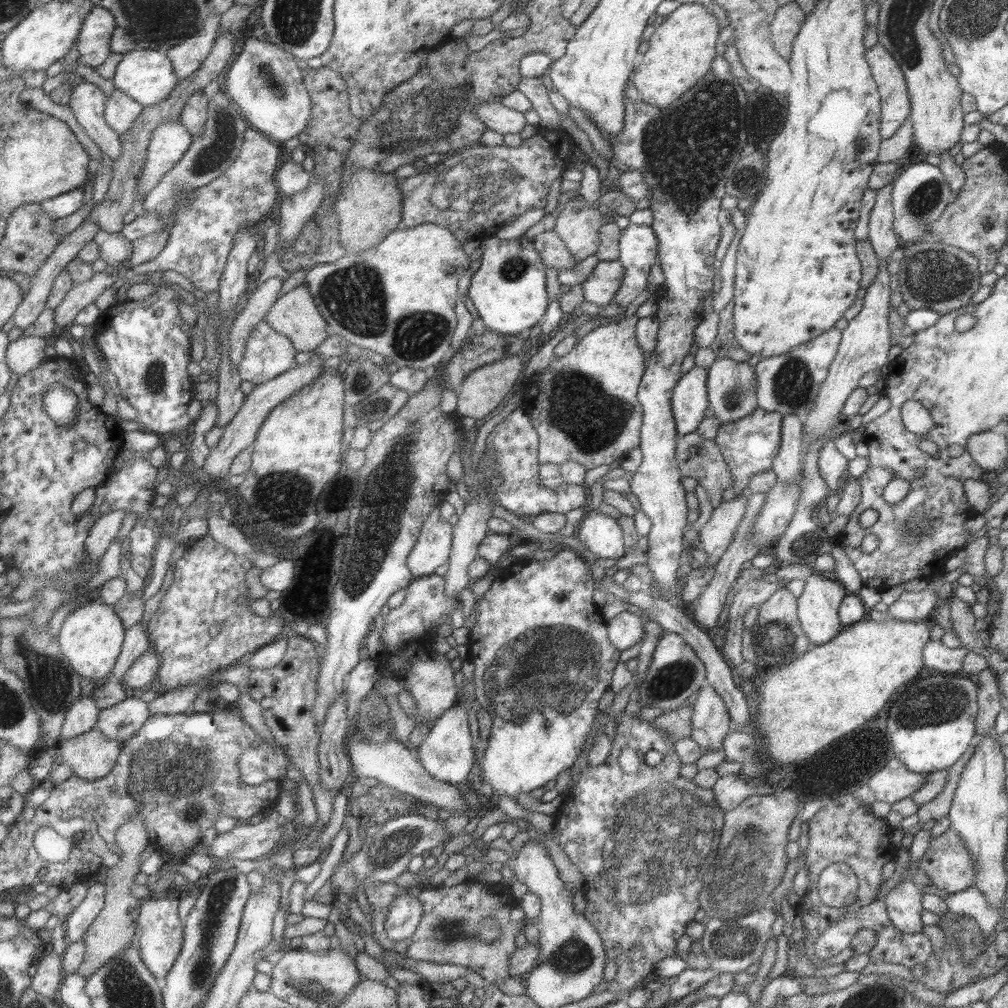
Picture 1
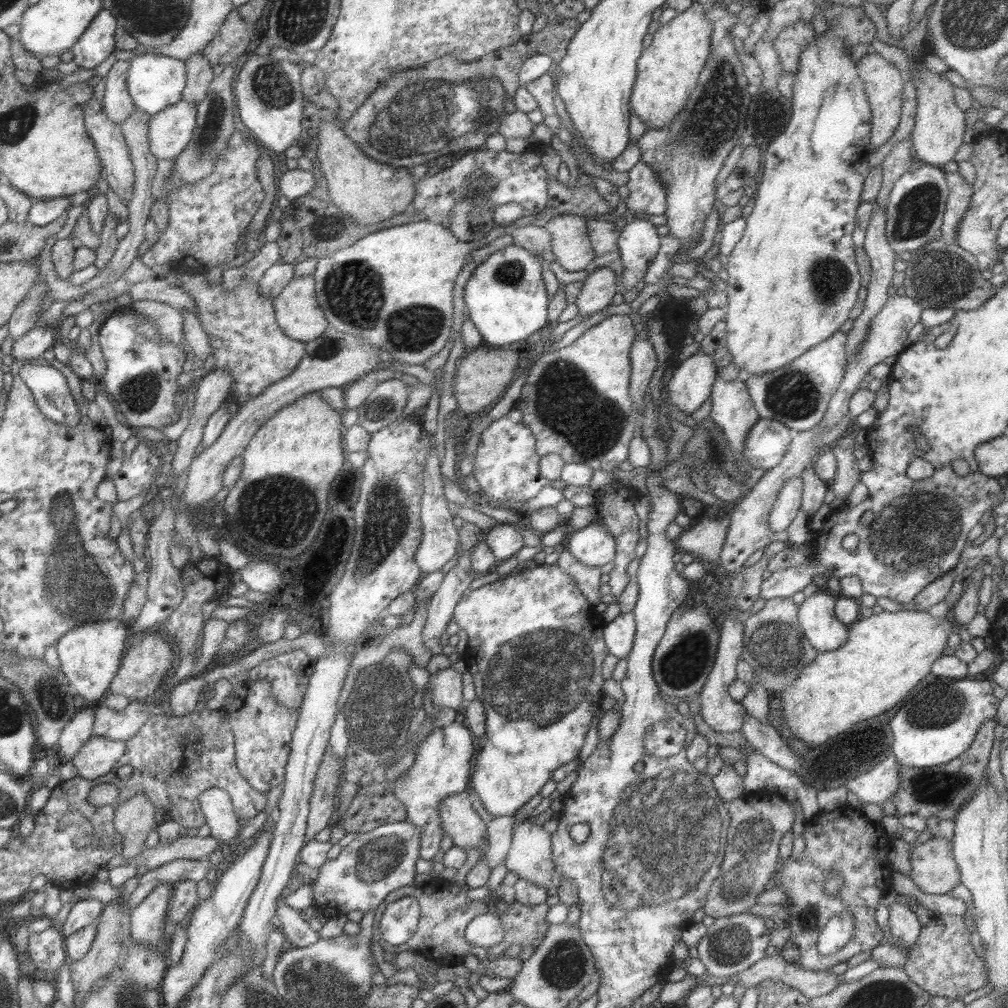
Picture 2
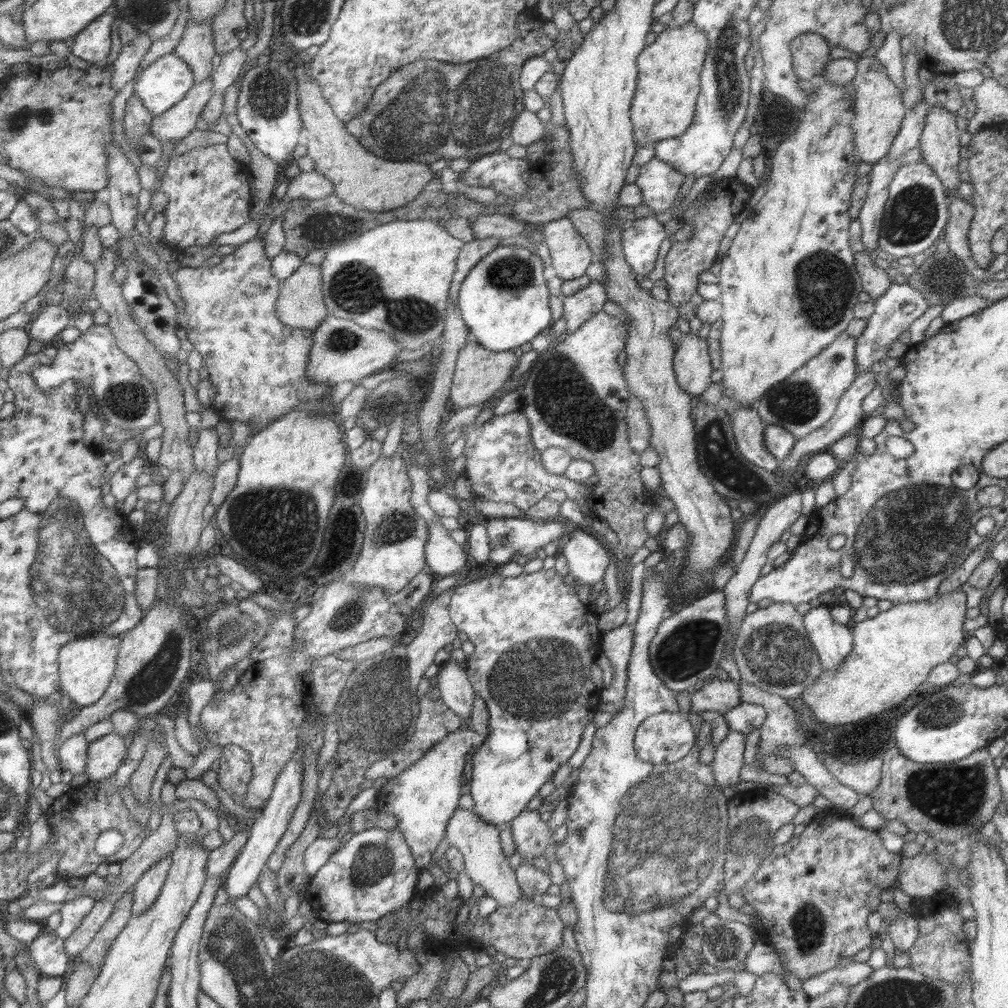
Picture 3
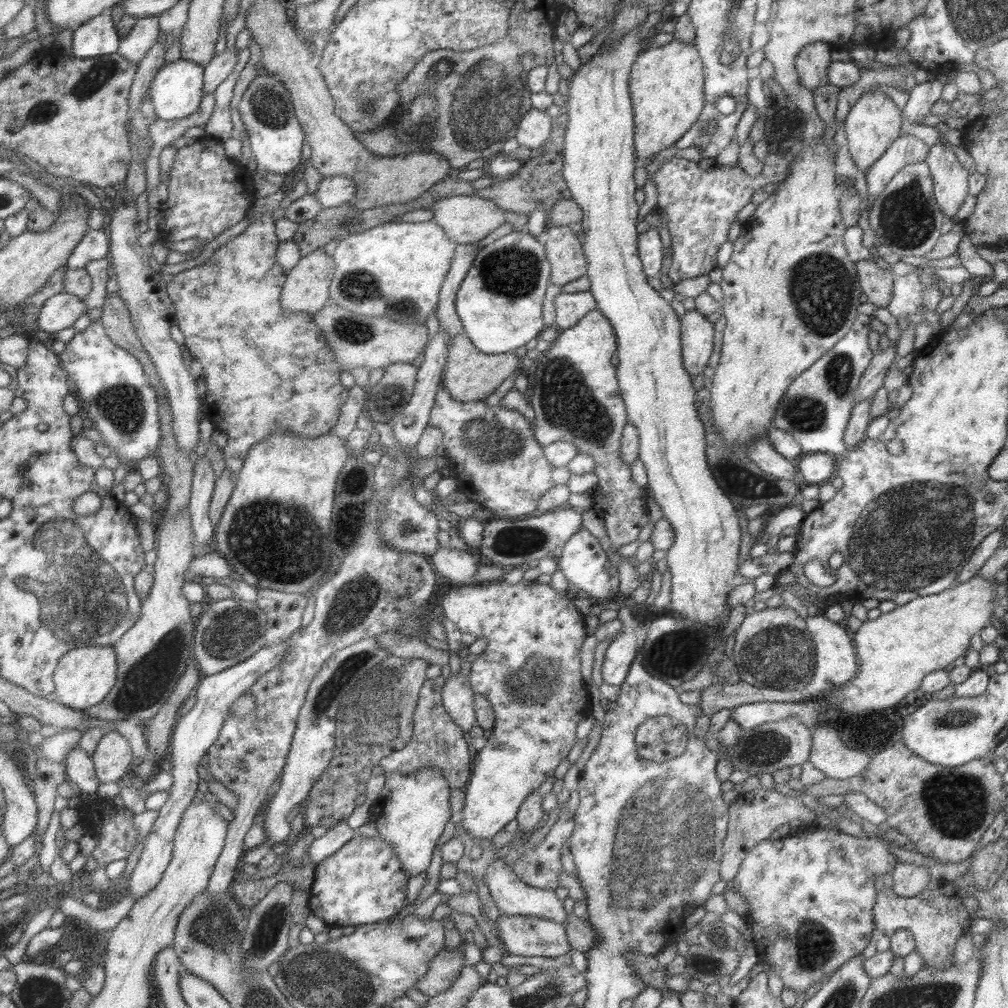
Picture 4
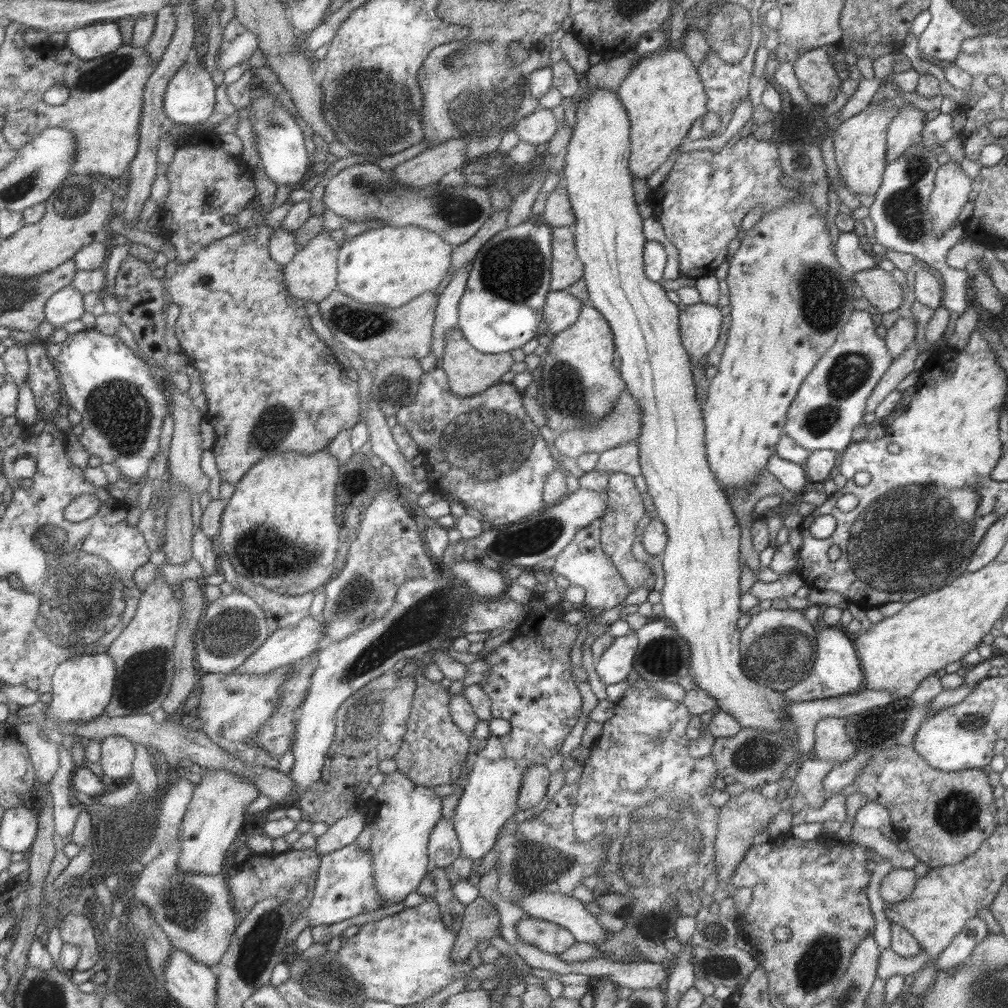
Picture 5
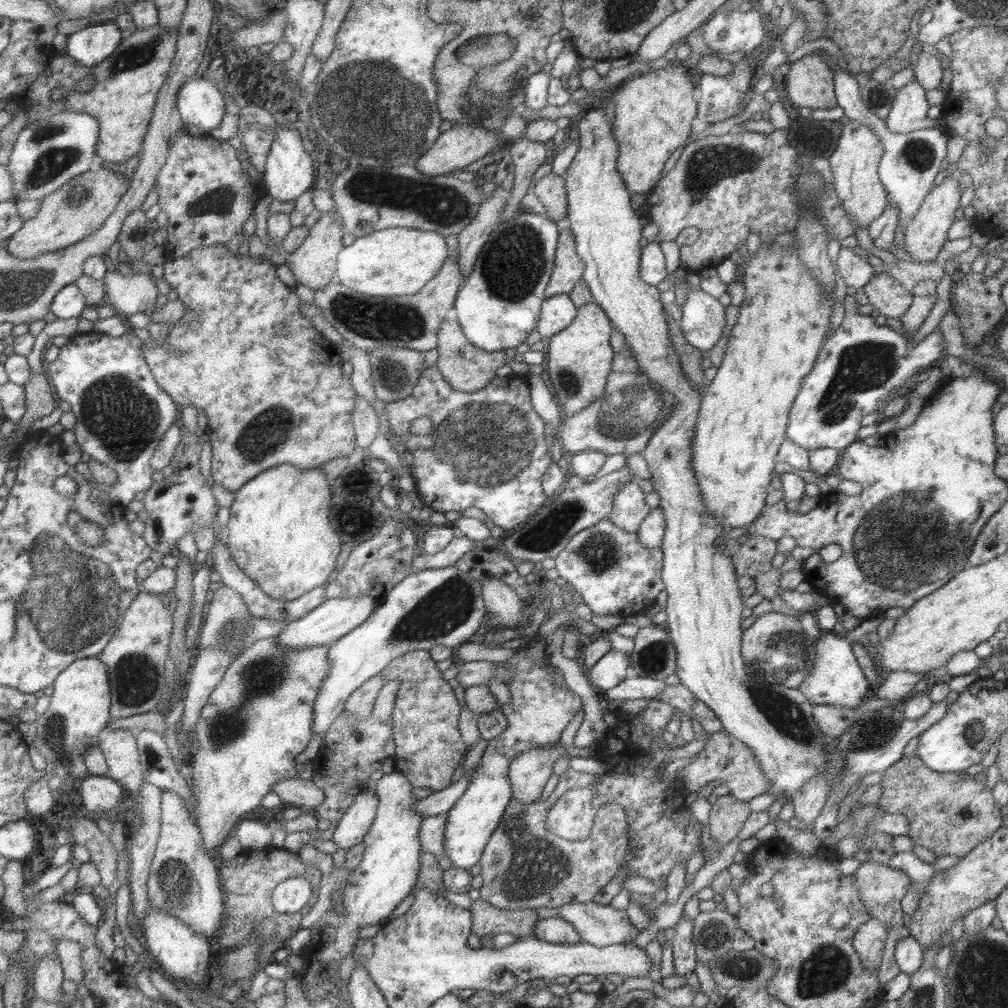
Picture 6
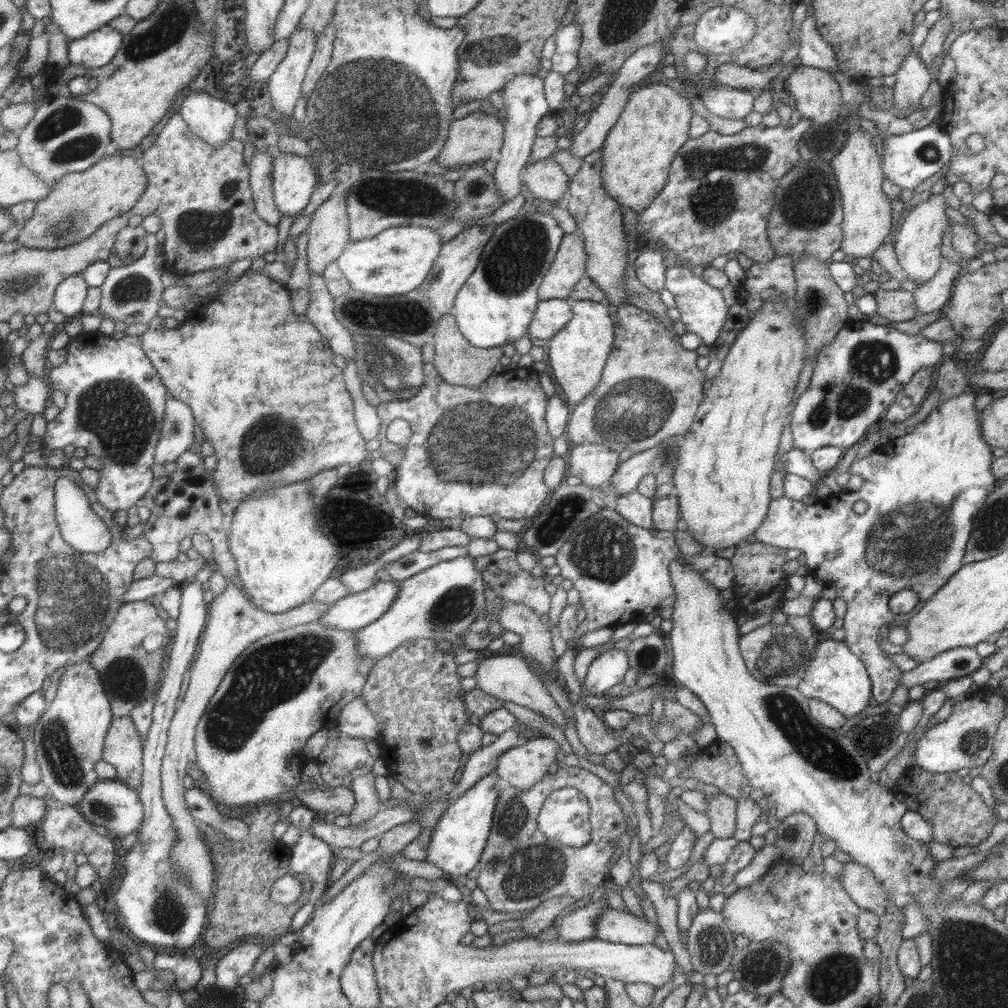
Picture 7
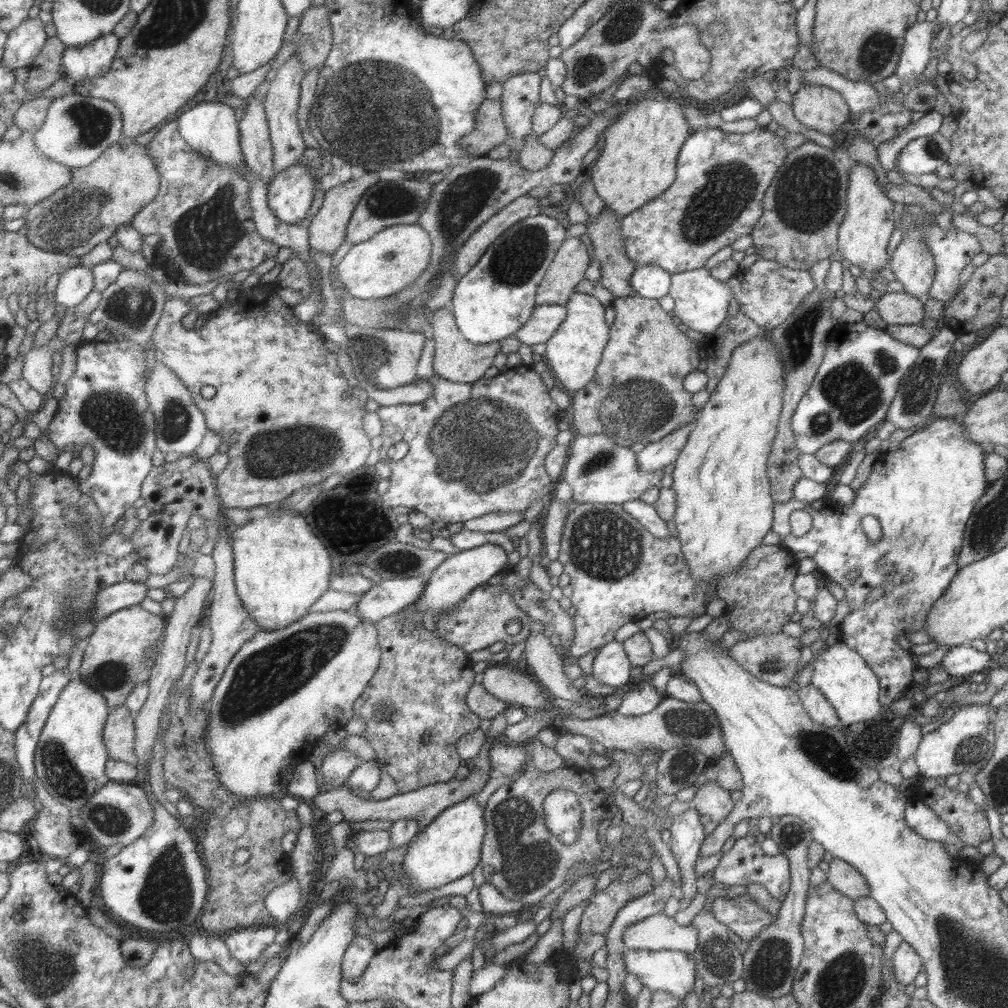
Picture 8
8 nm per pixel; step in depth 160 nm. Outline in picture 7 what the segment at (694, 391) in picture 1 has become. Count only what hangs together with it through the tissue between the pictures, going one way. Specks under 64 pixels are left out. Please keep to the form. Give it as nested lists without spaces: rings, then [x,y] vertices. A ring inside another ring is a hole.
[[[683,265],[668,266],[664,272],[664,280],[665,289],[674,296],[675,308],[680,313],[680,322],[686,332],[697,334],[702,344],[710,347],[719,336],[728,310],[720,290],[703,283],[700,277],[691,274],[691,268]]]

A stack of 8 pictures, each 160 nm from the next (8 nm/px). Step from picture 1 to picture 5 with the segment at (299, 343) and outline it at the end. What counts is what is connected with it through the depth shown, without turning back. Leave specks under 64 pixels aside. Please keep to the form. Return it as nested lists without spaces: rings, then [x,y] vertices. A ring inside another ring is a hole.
[[[326,229],[317,236],[311,237],[309,242],[293,255],[291,262],[283,266],[283,278],[287,294],[303,302],[310,300],[318,303],[333,290],[336,290],[337,253],[338,244],[335,243],[333,237],[329,237],[329,231],[327,234]]]

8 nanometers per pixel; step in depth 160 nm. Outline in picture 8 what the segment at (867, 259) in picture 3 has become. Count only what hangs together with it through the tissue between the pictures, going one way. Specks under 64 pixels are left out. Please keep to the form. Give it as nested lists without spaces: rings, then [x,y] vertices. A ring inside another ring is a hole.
[[[905,291],[882,294],[876,303],[876,311],[886,324],[917,324],[923,318],[923,299]]]

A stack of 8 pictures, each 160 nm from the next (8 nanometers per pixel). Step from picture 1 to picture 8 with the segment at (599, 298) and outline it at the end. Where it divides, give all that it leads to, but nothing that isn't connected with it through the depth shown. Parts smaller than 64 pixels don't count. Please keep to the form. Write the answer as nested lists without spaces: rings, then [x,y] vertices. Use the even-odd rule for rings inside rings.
[[[535,305],[529,320],[515,332],[514,336],[520,344],[529,346],[546,343],[565,317],[565,305]]]

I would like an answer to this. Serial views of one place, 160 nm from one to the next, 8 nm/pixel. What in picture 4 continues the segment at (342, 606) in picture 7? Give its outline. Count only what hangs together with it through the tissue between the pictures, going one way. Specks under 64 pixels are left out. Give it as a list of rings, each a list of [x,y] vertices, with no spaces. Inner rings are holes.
[[[289,638],[279,641],[275,645],[263,645],[257,652],[254,652],[249,658],[237,662],[221,672],[204,676],[198,682],[195,690],[195,703],[193,707],[184,715],[177,718],[168,753],[166,755],[173,768],[169,774],[173,777],[172,785],[168,790],[168,799],[165,804],[159,808],[157,818],[152,824],[151,830],[146,834],[145,844],[140,857],[135,864],[132,872],[129,874],[127,894],[137,900],[145,896],[147,892],[153,890],[155,885],[161,880],[163,871],[167,868],[172,857],[172,840],[175,829],[180,821],[180,816],[184,814],[185,809],[190,806],[191,799],[197,788],[198,772],[197,768],[205,757],[205,752],[215,742],[218,737],[223,721],[228,716],[229,707],[255,682],[260,675],[273,668],[283,658],[286,651],[286,644]]]

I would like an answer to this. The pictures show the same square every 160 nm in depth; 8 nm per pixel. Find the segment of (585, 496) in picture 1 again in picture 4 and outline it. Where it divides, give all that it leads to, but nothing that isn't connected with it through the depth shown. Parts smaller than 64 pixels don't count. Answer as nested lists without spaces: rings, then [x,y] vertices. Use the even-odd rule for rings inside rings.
[[[441,383],[434,396],[428,425],[439,428],[442,432],[443,456],[447,458],[447,467],[453,473],[451,477],[456,480],[456,490],[465,495],[469,501],[488,509],[494,518],[524,518],[535,511],[538,501],[547,490],[566,485],[571,475],[566,466],[553,467],[547,462],[543,448],[534,439],[531,424],[522,414],[516,410],[507,410],[500,404],[496,407],[487,407],[485,399],[469,402],[453,400]]]

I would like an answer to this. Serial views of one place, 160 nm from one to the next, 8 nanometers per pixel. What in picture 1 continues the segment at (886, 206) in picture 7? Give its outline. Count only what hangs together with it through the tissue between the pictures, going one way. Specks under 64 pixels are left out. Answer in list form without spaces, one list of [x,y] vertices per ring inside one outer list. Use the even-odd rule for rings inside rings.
[[[881,44],[865,52],[865,60],[880,94],[879,138],[887,139],[899,130],[910,113],[906,83],[897,62]]]

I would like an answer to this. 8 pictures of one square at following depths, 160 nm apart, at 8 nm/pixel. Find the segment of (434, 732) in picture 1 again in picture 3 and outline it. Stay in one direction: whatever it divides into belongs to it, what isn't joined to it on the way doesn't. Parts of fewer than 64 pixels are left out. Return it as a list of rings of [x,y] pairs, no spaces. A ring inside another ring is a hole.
[[[464,726],[438,740],[423,756],[405,771],[399,772],[385,782],[376,794],[377,808],[398,818],[397,827],[406,840],[415,866],[427,868],[431,854],[444,838],[445,825],[457,807],[461,796],[465,754],[471,748],[474,732]]]

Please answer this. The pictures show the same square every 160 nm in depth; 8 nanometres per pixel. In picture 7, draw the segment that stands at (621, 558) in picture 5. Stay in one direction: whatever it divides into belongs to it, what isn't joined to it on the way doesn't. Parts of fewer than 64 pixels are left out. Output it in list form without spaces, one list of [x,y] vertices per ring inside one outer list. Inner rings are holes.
[[[633,490],[633,492],[620,495],[611,507],[625,521],[637,527],[652,530],[652,505],[651,499]]]

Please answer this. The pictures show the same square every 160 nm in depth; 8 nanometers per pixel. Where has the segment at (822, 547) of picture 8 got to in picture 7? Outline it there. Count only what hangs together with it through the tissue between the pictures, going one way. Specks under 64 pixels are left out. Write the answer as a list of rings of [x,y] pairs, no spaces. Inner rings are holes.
[[[966,386],[957,396],[938,404],[908,433],[895,434],[868,456],[855,459],[846,471],[850,476],[857,475],[863,479],[858,491],[829,494],[811,506],[803,506],[801,502],[784,496],[772,499],[763,522],[754,532],[755,540],[761,544],[785,551],[800,551],[805,556],[808,574],[822,580],[823,587],[834,588],[836,597],[845,602],[842,626],[845,636],[842,641],[864,664],[870,678],[871,698],[878,704],[889,699],[903,672],[885,657],[887,653],[877,644],[880,626],[884,623],[904,625],[955,571],[959,571],[973,529],[973,517],[999,482],[990,471],[994,456],[981,434],[980,414],[973,405],[975,398],[977,394]],[[859,500],[867,504],[864,514],[855,514],[852,510],[853,504]],[[904,588],[916,592],[918,602],[907,614],[894,615],[887,607],[887,600],[898,589]]]

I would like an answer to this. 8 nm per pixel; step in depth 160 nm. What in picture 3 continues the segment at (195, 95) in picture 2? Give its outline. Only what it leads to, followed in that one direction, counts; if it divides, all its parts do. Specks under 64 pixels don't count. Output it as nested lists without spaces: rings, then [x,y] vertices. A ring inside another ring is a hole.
[[[211,20],[205,23],[188,23],[180,42],[172,51],[193,72],[193,85],[203,83],[212,74],[211,58],[216,53],[213,47]]]

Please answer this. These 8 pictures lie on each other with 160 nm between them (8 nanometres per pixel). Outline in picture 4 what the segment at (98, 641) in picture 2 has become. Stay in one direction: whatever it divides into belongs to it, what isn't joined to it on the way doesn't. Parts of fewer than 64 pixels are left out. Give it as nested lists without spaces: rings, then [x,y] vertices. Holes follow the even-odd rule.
[[[83,645],[63,654],[55,671],[57,700],[65,706],[84,711],[101,703],[117,678],[117,657],[111,645]]]

